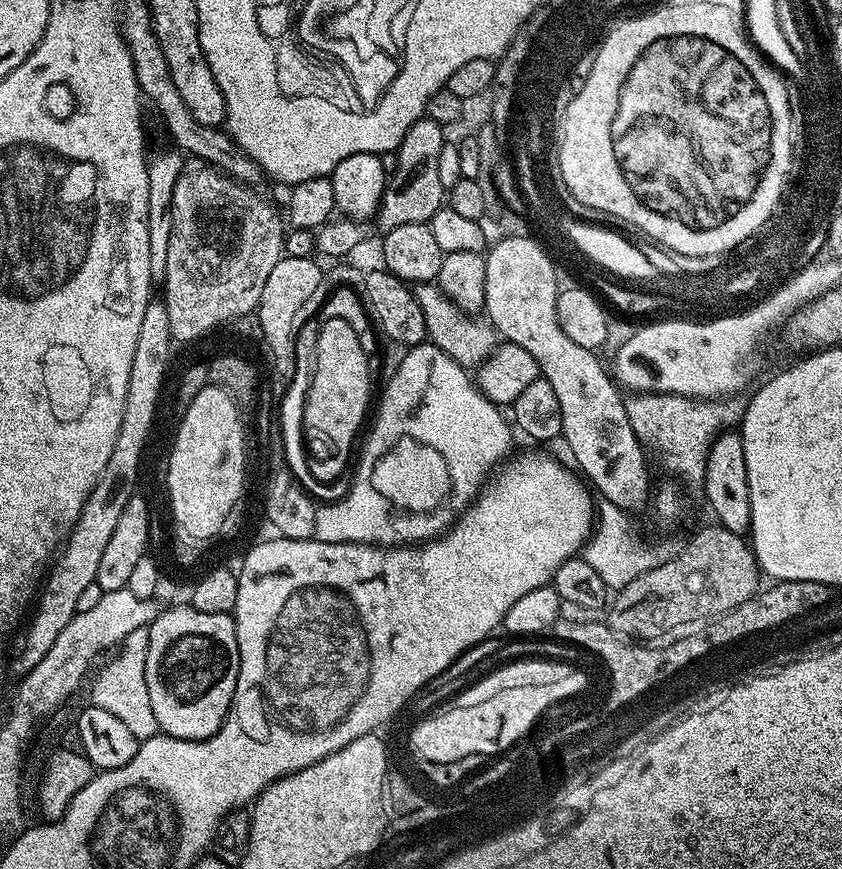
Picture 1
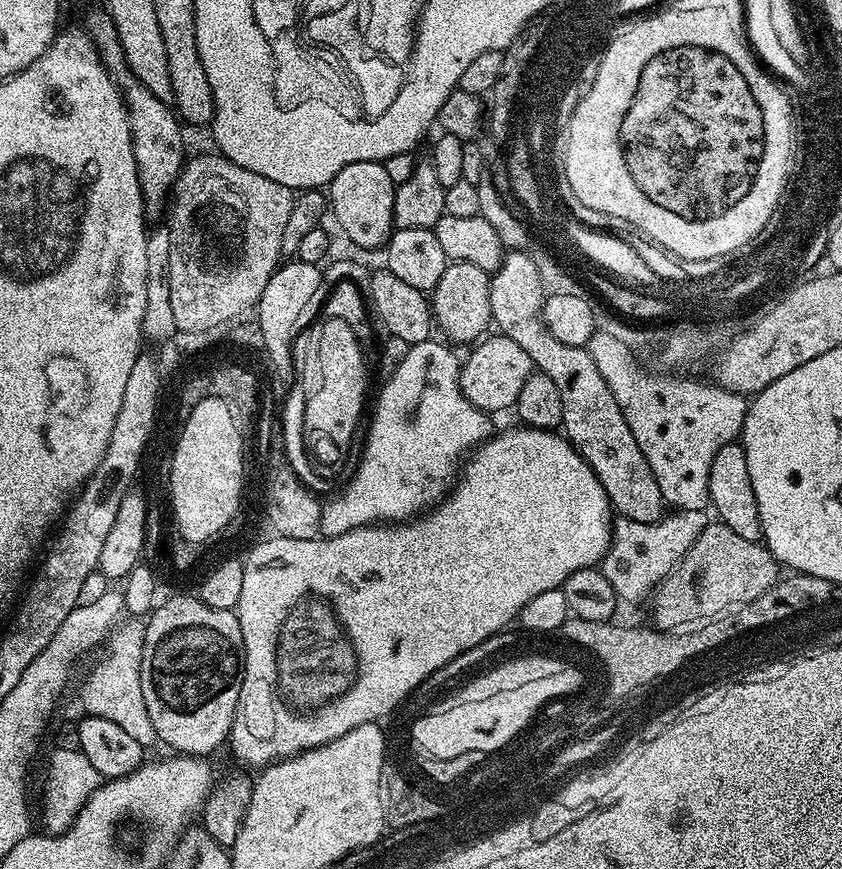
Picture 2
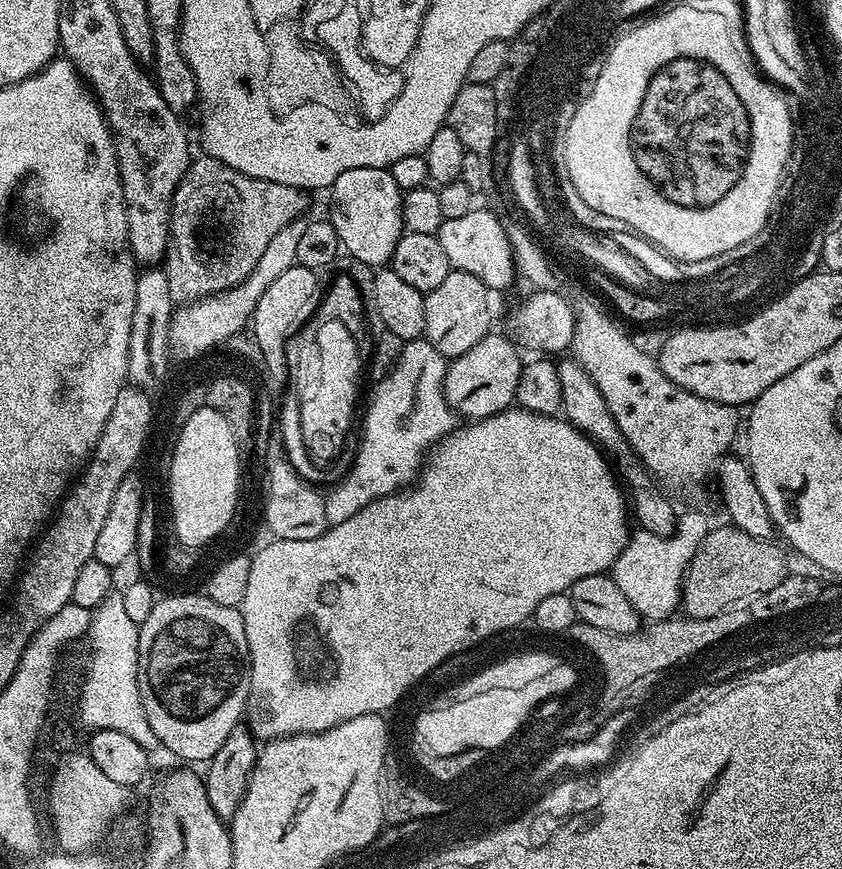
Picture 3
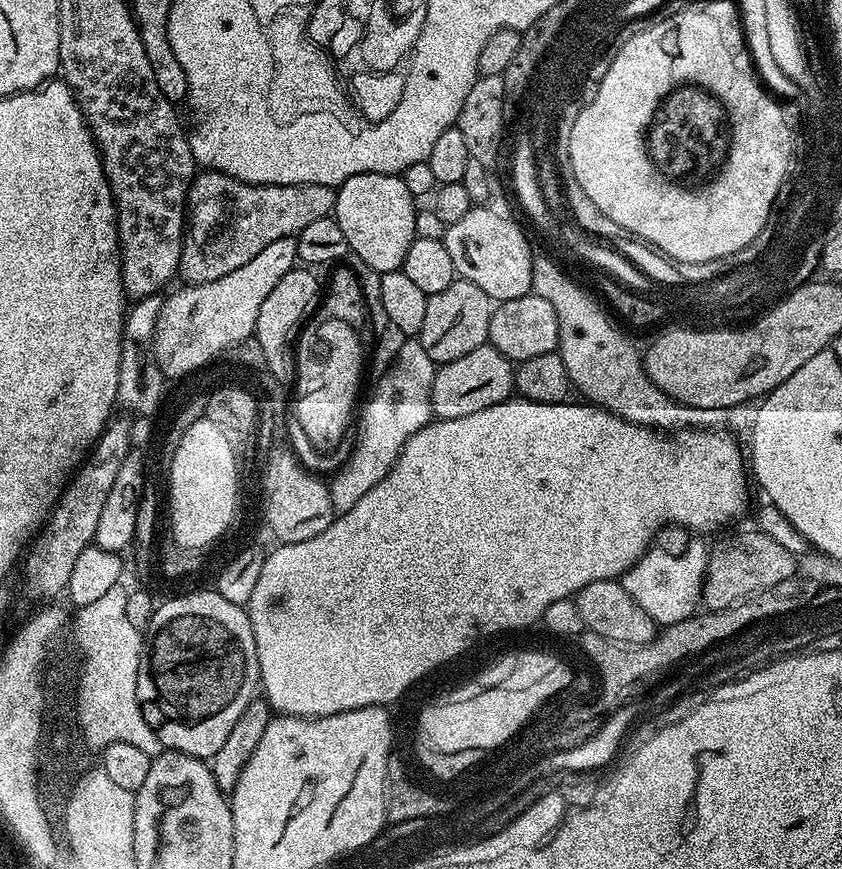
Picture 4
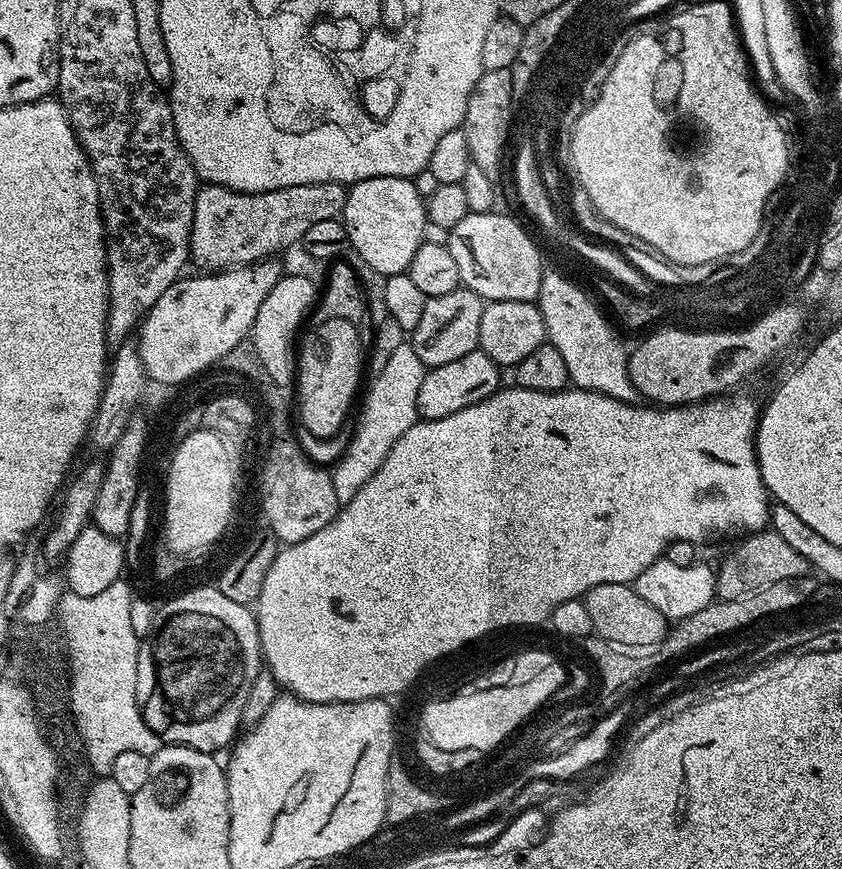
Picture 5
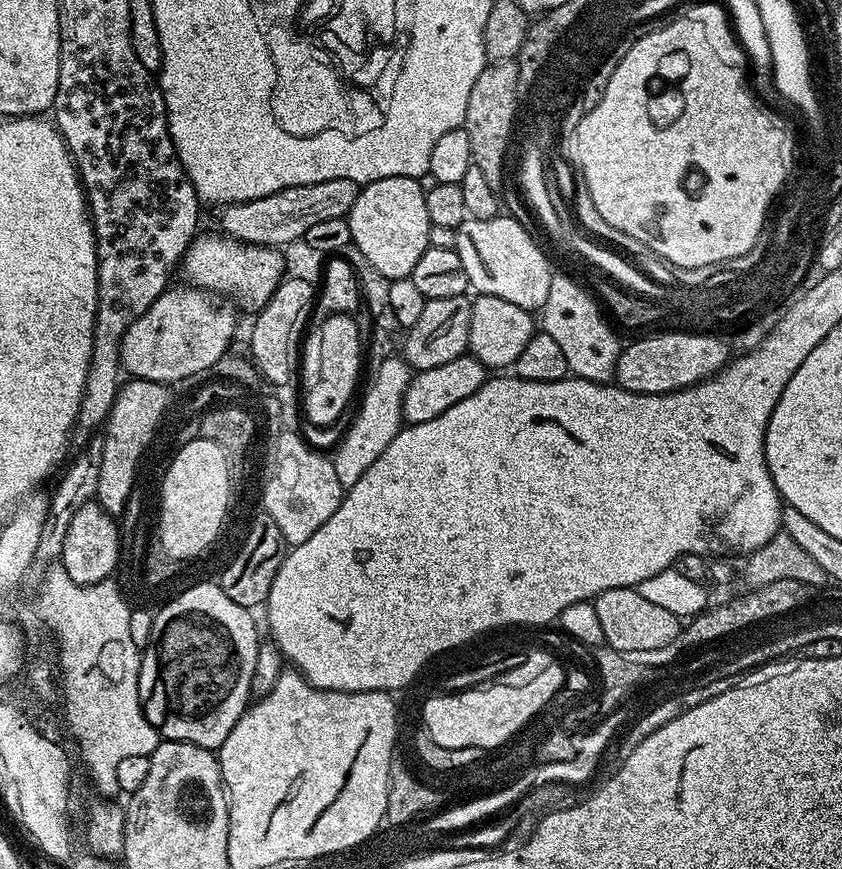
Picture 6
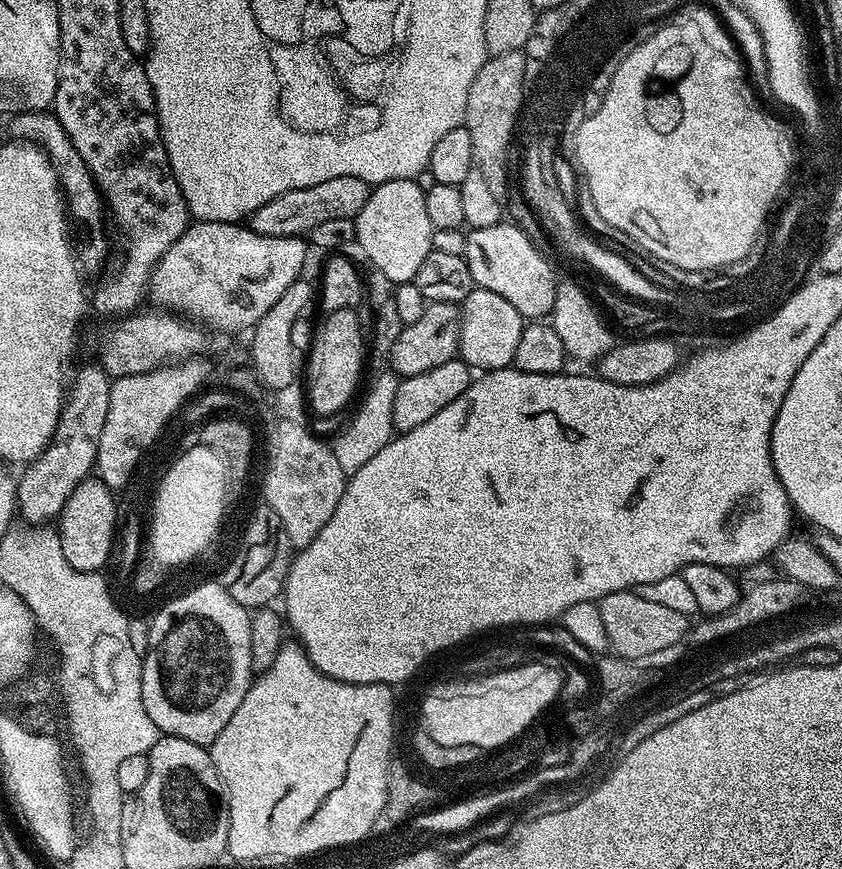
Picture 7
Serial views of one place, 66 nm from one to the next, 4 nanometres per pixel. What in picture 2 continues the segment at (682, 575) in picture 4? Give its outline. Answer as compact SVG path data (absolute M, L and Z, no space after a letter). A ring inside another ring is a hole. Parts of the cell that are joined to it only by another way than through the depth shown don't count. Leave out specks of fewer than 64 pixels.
M672 510L658 522L634 522L633 520L617 519L612 526L612 541L606 550L604 559L598 567L604 573L606 582L616 591L617 597L628 604L636 604L639 600L647 601L657 586L679 566L680 560L691 546L702 530L710 523L710 516L704 510Z

